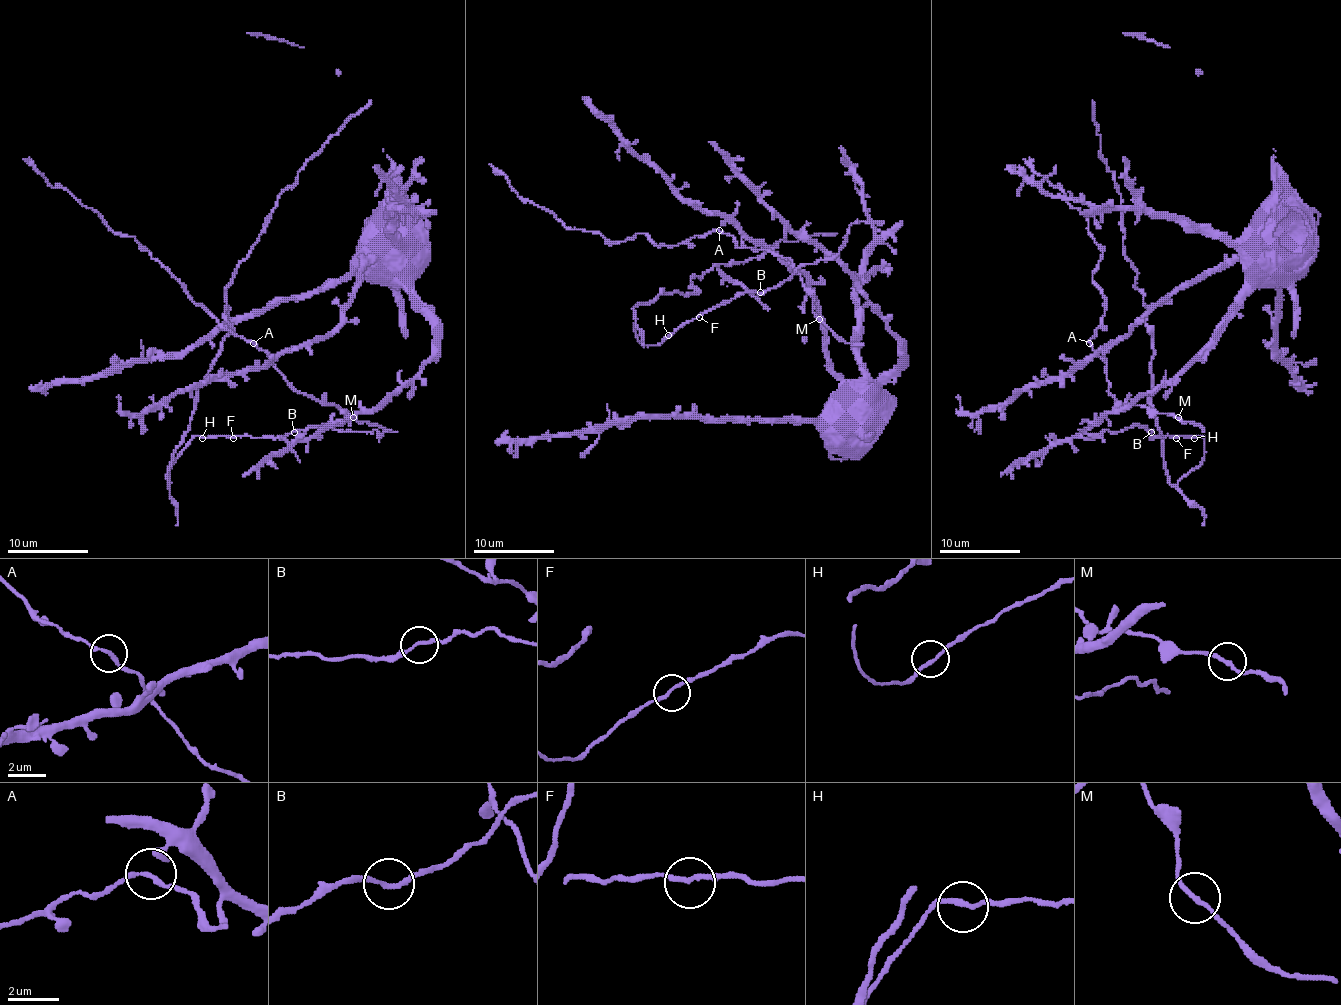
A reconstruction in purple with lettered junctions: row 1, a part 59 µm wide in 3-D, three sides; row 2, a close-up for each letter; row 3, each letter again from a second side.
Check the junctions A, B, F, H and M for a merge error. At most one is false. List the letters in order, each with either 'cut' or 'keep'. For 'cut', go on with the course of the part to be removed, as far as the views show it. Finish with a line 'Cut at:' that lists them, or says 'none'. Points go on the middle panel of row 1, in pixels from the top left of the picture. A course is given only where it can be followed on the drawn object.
A: keep
B: keep
F: keep
H: keep
M: keep
Cut at: none

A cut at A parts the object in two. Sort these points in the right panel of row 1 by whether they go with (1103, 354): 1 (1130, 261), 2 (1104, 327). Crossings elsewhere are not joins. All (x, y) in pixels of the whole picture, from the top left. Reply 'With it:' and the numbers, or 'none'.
With it: 1

